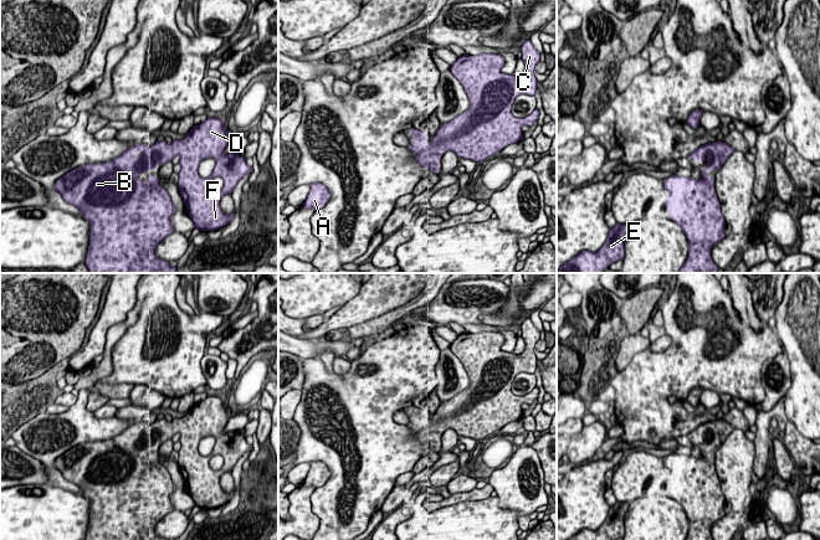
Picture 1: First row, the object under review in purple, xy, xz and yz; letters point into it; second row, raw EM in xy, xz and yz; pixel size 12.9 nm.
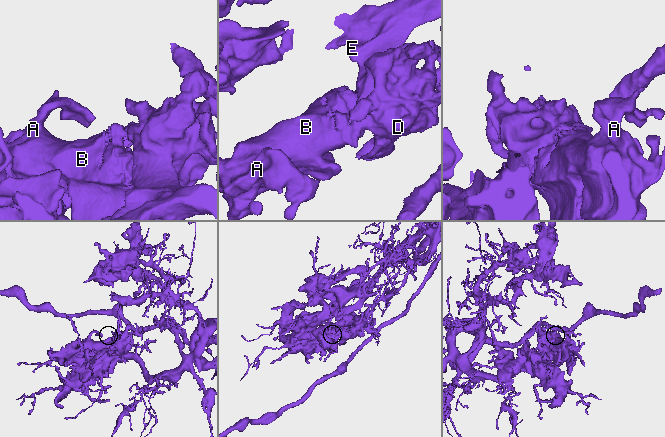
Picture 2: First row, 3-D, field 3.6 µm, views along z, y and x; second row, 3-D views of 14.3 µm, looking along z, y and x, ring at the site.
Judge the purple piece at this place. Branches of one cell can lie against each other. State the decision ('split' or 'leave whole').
leave whole

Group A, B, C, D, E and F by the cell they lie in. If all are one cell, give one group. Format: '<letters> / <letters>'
A B C D E F

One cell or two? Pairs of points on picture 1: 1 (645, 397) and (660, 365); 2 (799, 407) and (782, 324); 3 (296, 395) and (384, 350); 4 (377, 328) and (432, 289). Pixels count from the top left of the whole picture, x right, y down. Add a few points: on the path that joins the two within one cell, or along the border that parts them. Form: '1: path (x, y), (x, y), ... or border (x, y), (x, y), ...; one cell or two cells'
1: path (645, 390), (645, 384), (656, 373); one cell
2: path (799, 386), (799, 361), (790, 345); one cell
3: border (301, 390), (301, 401), (292, 418); two cells
4: path (390, 317), (419, 301); one cell

